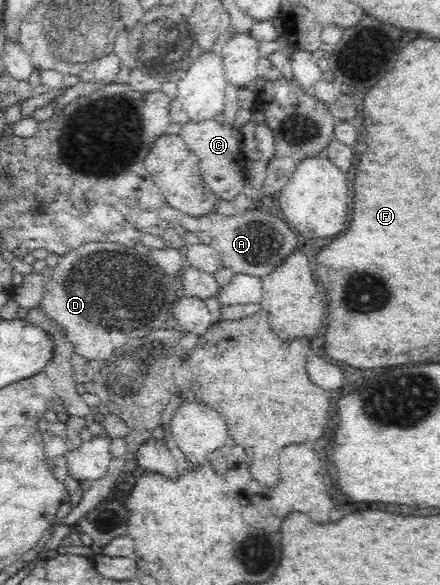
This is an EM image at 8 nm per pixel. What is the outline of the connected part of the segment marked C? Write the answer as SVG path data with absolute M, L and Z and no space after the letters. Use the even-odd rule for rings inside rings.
M214 119L188 121L180 130L180 138L198 156L198 167L205 185L219 200L233 201L246 185L243 169L247 158L241 152L240 127L218 124Z

